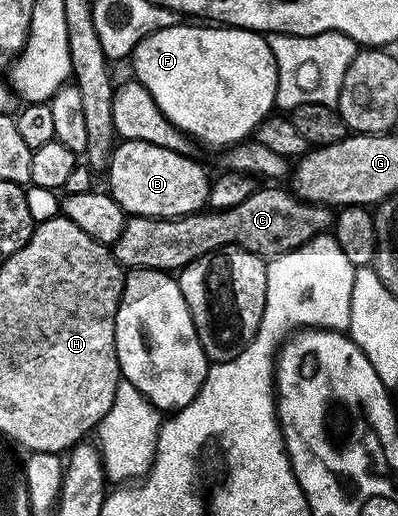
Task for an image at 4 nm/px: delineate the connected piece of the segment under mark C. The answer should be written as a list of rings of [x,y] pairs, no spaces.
[[[261,185],[250,196],[246,196],[242,204],[234,204],[234,208],[225,210],[209,209],[181,218],[129,217],[122,228],[122,236],[118,236],[116,243],[110,247],[112,255],[128,272],[179,272],[186,264],[223,246],[241,246],[265,260],[271,260],[329,233],[334,222],[334,214],[329,207],[307,202],[291,189],[279,190],[276,186],[279,185]]]

